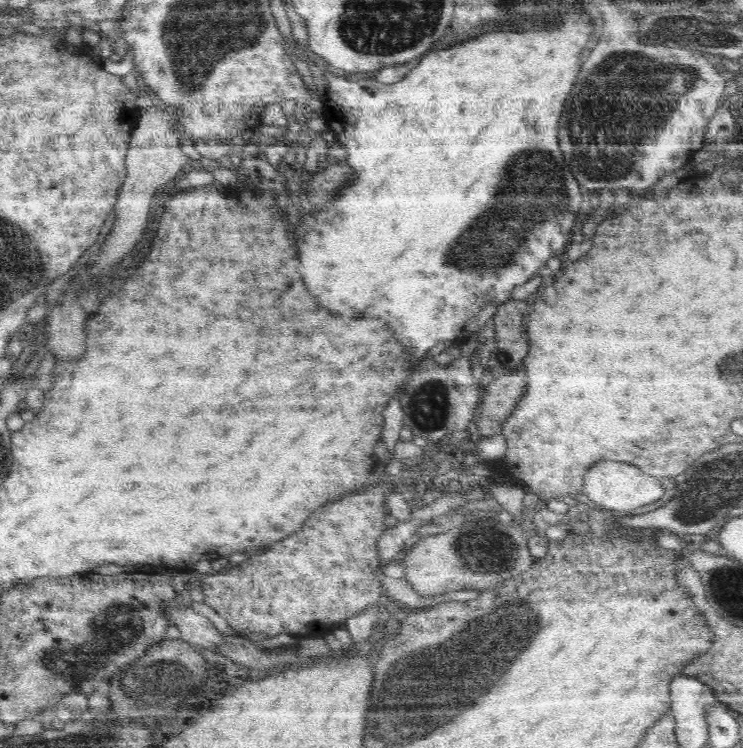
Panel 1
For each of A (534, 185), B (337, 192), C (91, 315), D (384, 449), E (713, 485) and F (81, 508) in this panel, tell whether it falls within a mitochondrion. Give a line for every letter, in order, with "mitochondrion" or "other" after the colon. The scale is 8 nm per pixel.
A: mitochondrion
B: other
C: other
D: other
E: mitochondrion
F: other

